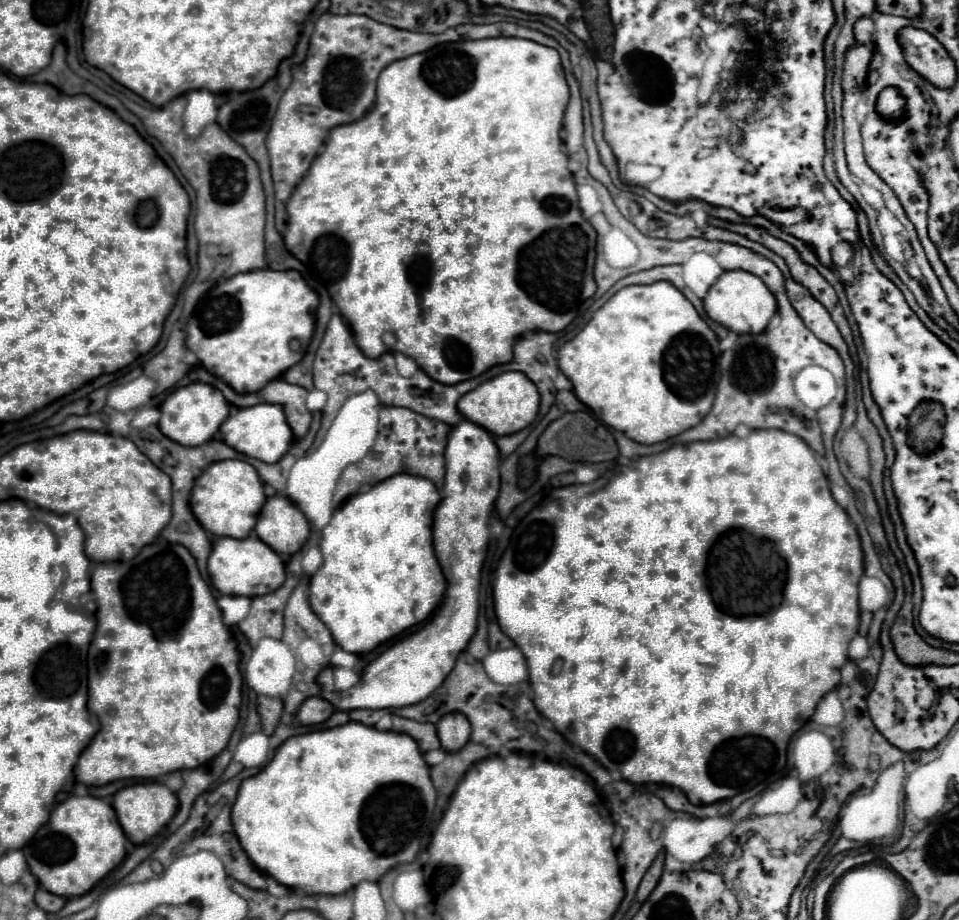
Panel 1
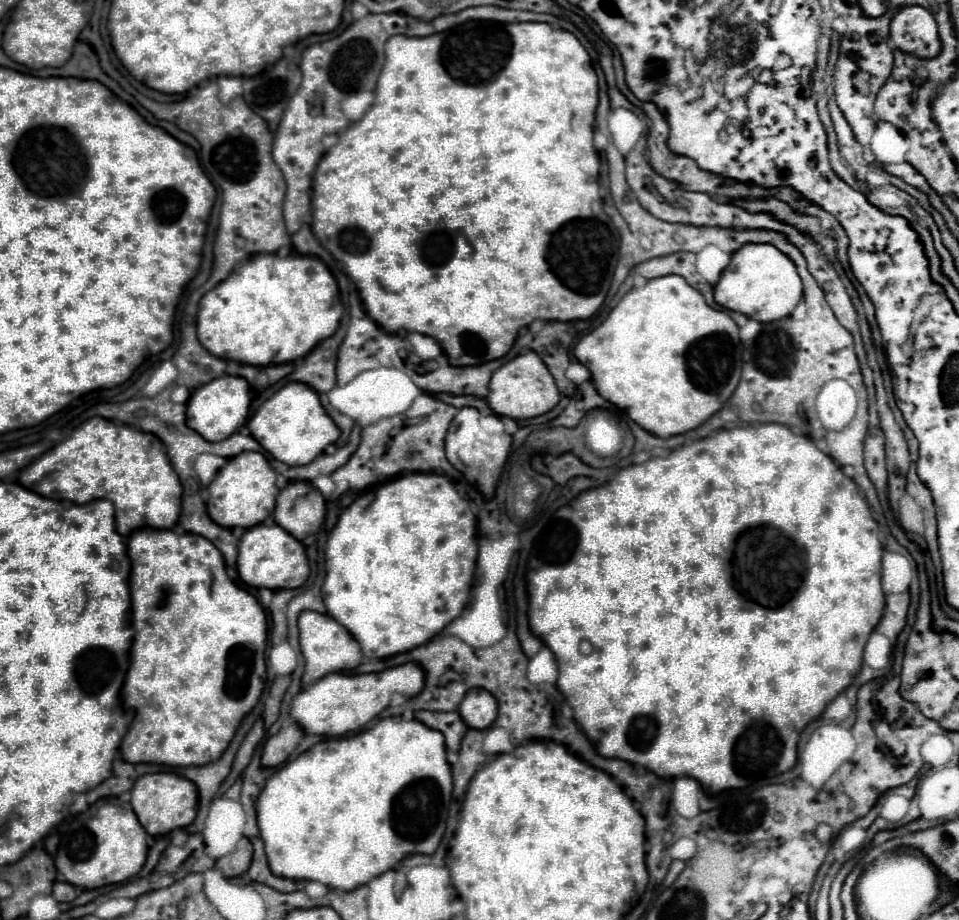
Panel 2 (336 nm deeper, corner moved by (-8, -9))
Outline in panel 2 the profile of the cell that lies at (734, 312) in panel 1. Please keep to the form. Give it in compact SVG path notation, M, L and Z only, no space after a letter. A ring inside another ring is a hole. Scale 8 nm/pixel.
M744 244L732 254L730 264L714 286L714 298L720 306L736 310L758 322L772 322L790 316L802 300L802 280L796 264L772 244Z

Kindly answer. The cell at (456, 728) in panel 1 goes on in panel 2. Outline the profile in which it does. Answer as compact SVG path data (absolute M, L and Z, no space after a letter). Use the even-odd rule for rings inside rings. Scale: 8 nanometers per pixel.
M472 688L470 692L466 692L462 704L458 706L458 712L470 728L484 730L492 726L498 714L498 702L494 700L494 696L490 696L490 692L482 692L482 688Z

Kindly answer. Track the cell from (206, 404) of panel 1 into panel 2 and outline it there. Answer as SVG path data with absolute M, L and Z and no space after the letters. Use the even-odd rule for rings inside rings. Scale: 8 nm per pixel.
M220 376L202 388L196 388L188 400L188 426L194 428L210 442L226 440L226 436L238 432L246 424L250 412L250 384L242 376Z

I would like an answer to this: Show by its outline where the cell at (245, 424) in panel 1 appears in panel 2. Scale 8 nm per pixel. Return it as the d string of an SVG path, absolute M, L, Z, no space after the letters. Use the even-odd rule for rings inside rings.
M286 382L280 390L276 390L250 418L248 428L266 452L288 466L310 464L310 460L322 454L324 448L334 444L340 436L340 428L322 408L318 392L302 382Z

